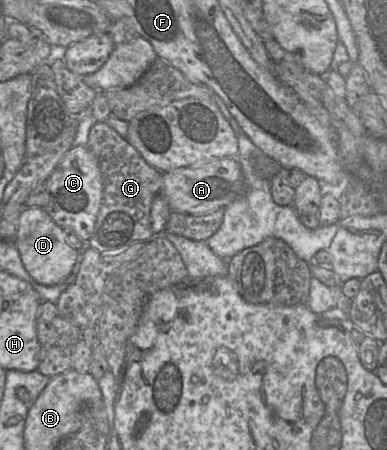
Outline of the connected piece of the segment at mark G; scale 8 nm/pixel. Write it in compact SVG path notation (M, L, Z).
M96 122L91 127L87 146L98 161L104 190L94 232L89 241L90 247L101 253L115 254L125 251L134 243L153 239L156 234L151 227L151 206L155 196L161 192L163 173L150 166L126 138L105 122Z

